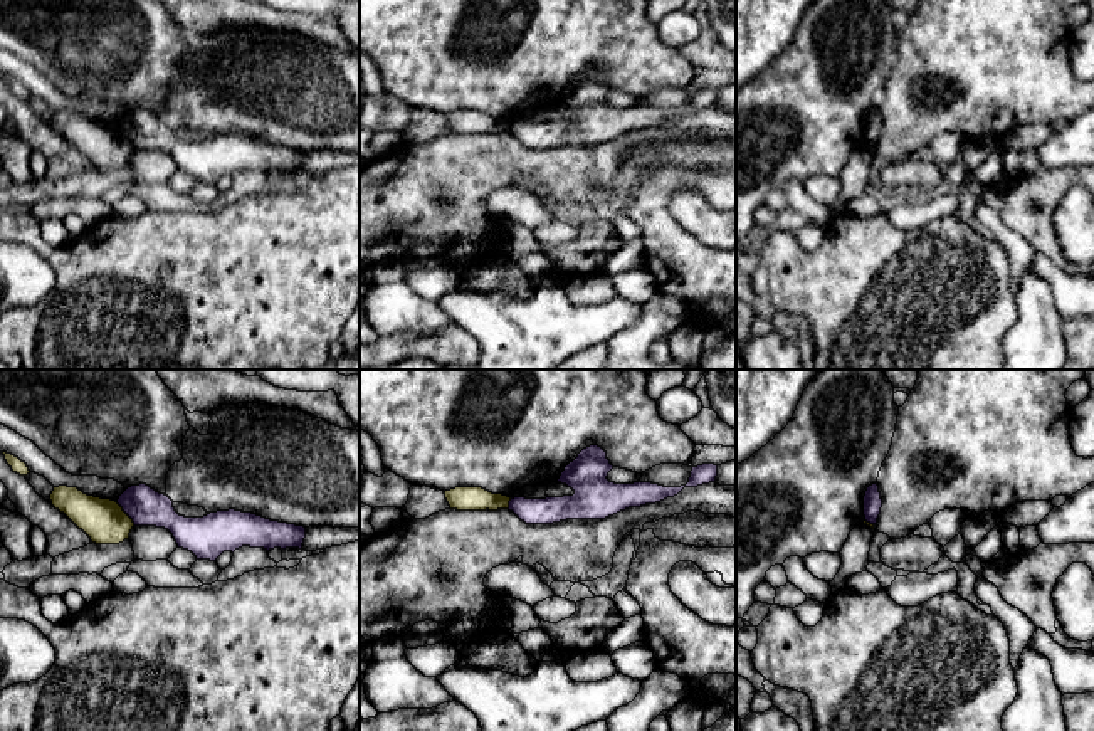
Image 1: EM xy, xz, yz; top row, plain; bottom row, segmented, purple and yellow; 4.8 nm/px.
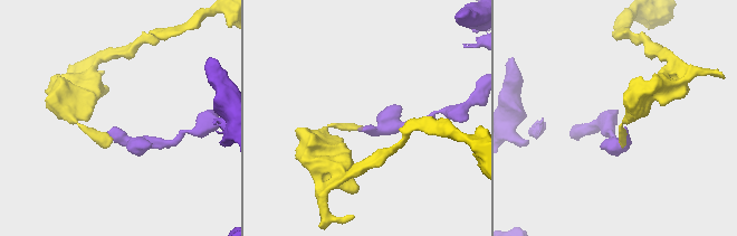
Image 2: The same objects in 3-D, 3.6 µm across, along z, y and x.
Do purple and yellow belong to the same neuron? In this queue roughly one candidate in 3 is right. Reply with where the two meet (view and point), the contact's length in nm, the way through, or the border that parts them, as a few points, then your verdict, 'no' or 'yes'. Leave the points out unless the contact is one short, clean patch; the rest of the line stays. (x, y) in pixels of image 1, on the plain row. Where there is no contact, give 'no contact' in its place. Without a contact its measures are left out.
xy (126, 136) | 140 nm | along xy (116, 126), (135, 148) | no

